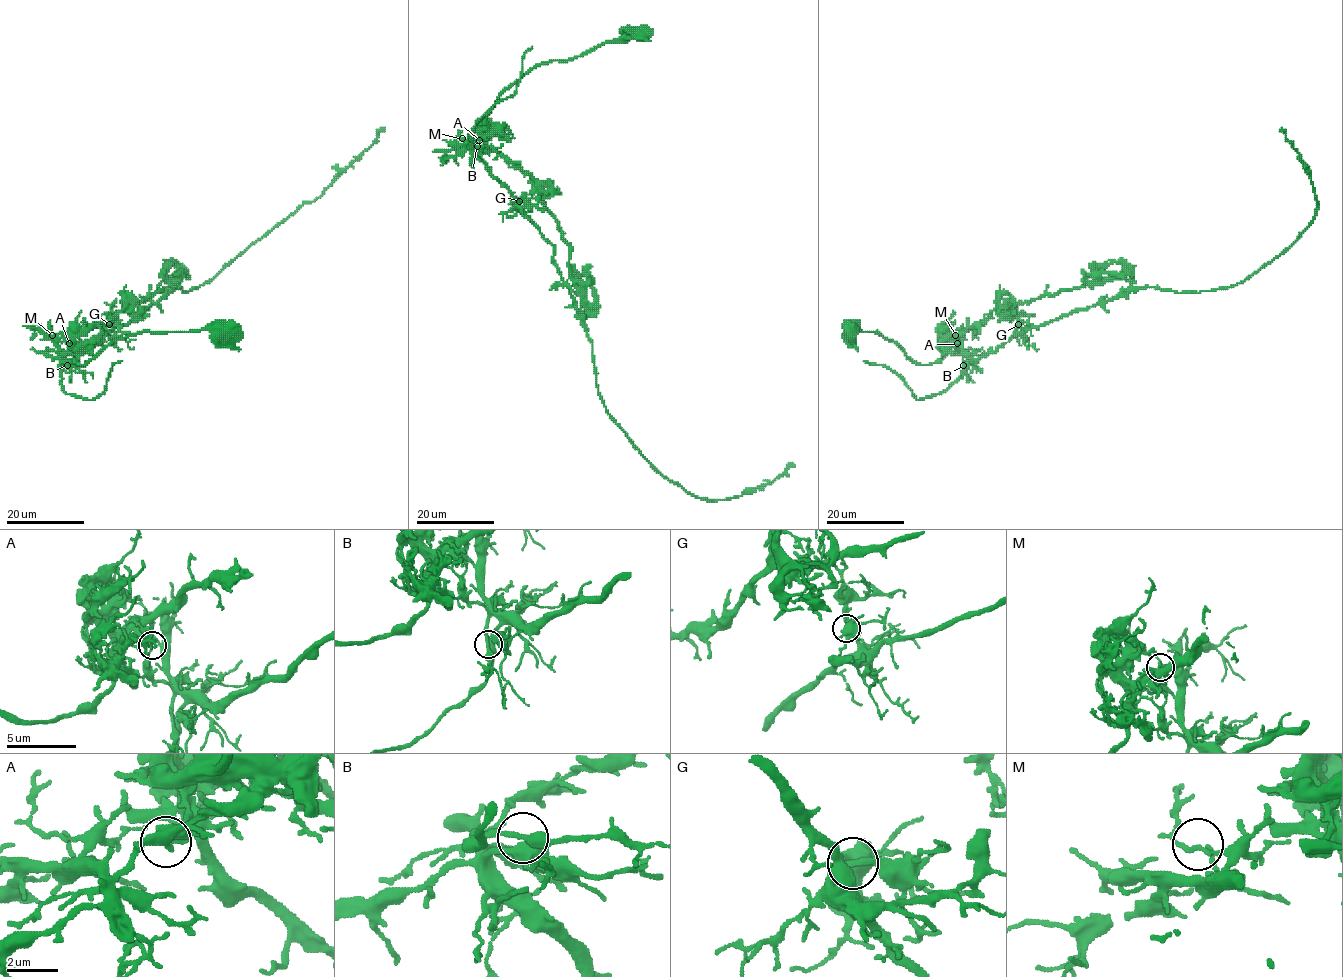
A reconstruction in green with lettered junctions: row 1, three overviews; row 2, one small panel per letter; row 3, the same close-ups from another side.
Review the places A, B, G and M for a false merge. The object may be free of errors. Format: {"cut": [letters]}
{"cut": ["A"]}

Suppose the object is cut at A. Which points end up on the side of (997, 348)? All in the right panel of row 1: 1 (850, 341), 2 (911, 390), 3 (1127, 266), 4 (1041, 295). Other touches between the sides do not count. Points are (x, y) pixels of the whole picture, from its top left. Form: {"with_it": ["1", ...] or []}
{"with_it": ["2"]}

